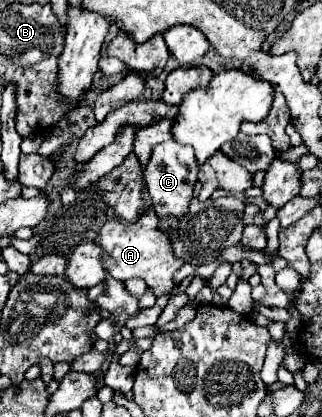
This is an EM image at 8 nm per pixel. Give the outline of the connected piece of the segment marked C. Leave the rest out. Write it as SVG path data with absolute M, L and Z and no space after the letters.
M176 140L158 144L152 150L148 166L144 168L144 180L158 218L164 222L168 222L170 218L180 222L184 216L188 216L188 206L194 200L194 186L198 182L198 162L194 158L194 150L190 146L178 144Z

